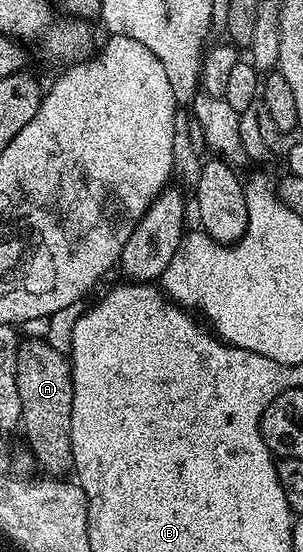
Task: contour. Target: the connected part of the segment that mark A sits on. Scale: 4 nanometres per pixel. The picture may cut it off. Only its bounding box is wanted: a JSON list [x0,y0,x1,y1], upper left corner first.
[16,338,72,477]

